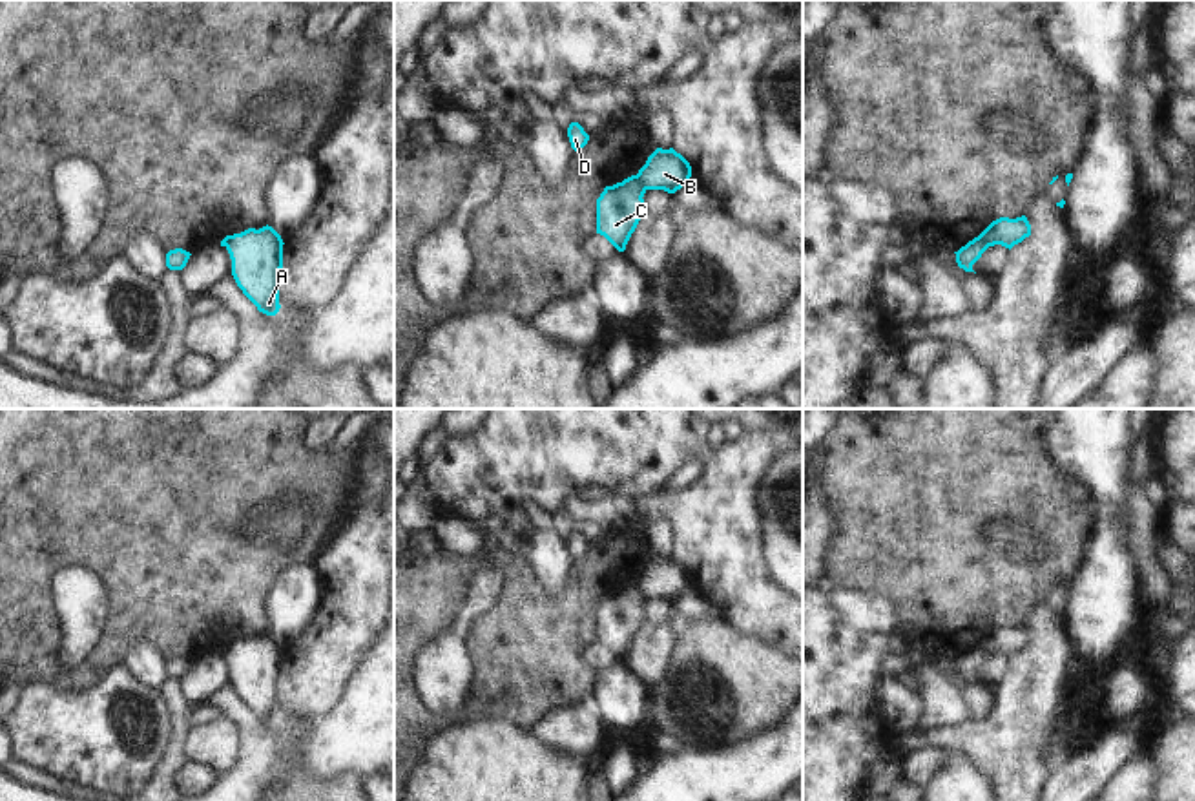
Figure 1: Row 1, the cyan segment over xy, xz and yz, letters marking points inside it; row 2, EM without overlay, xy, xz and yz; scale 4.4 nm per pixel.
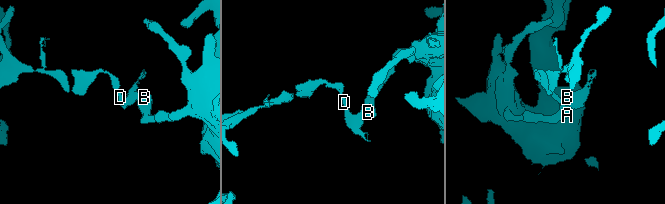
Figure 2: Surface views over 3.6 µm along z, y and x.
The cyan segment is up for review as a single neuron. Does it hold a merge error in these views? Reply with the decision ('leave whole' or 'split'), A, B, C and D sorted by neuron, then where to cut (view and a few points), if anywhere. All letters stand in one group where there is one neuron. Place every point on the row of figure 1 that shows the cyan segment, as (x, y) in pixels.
split | A B / C D | xz (637, 174), (646, 188)

